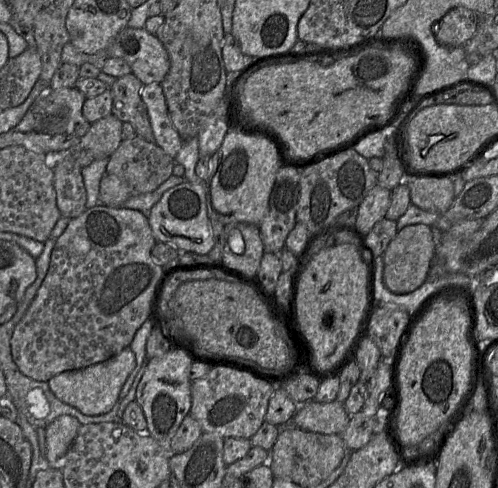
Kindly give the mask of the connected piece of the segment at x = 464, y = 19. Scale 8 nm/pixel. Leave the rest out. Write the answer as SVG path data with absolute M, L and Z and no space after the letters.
M455 7L449 10L435 24L437 41L447 47L465 46L475 35L481 22L481 16L465 7Z

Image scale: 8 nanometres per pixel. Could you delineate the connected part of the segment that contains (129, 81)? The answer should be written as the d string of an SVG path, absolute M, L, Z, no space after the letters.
M132 72L118 77L110 86L113 98L112 114L133 125L138 136L155 143L147 108L140 96L143 84Z

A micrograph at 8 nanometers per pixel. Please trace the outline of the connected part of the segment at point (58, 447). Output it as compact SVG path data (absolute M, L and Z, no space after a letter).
M60 416L45 428L46 450L43 456L48 469L61 468L63 459L81 425L73 417Z

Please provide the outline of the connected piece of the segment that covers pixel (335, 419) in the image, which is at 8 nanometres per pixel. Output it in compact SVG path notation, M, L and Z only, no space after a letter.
M310 400L298 405L292 418L293 425L304 431L340 435L348 426L350 415L344 404L334 400L319 403Z

